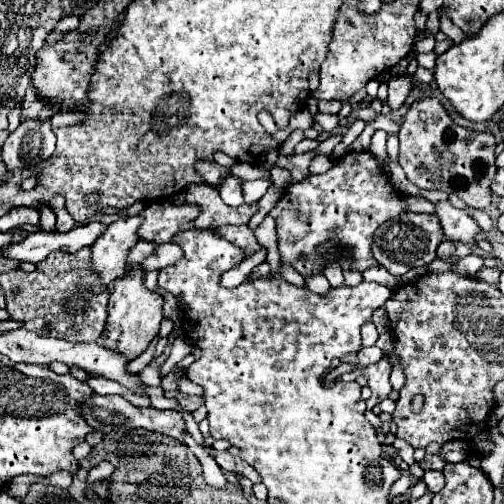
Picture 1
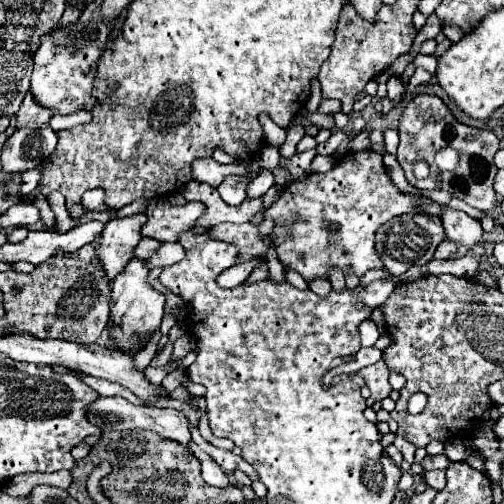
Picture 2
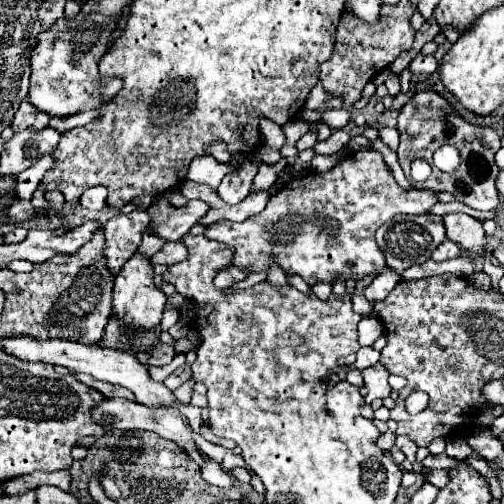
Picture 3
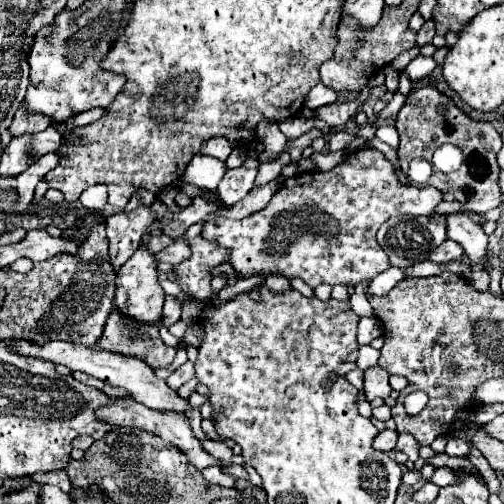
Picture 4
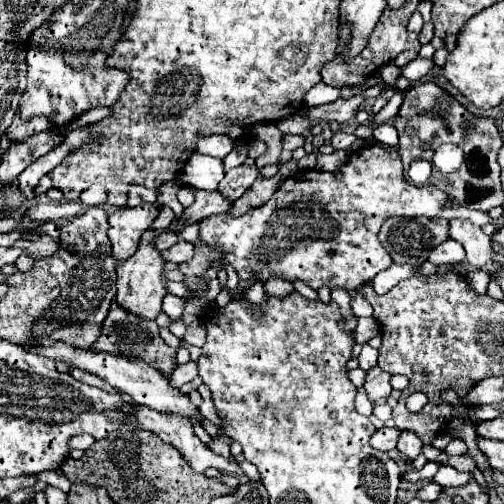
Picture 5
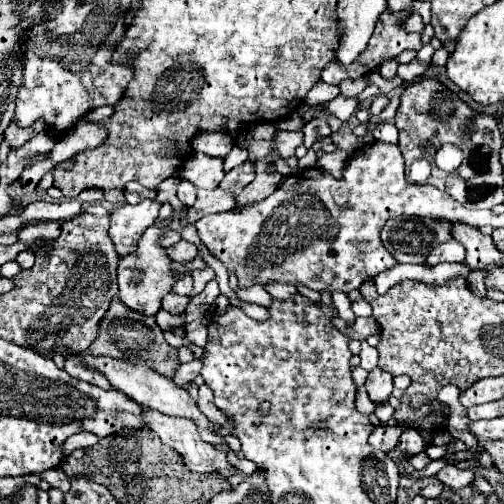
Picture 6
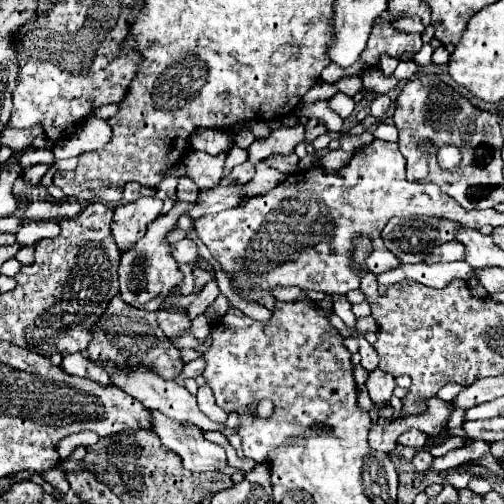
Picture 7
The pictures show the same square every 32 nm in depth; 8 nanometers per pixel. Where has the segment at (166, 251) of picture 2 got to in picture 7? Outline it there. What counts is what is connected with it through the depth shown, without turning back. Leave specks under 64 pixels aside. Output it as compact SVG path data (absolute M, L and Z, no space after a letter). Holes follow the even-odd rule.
M184 238L184 240L176 242L174 246L170 246L170 250L172 250L172 258L180 264L190 264L190 262L198 260L198 248L192 240Z

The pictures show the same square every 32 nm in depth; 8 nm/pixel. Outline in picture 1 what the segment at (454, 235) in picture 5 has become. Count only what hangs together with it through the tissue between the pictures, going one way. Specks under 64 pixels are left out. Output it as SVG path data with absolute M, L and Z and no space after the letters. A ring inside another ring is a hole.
M440 200L434 204L434 214L440 220L440 226L444 230L444 236L454 242L470 242L482 238L480 226L464 212L450 204L450 200Z

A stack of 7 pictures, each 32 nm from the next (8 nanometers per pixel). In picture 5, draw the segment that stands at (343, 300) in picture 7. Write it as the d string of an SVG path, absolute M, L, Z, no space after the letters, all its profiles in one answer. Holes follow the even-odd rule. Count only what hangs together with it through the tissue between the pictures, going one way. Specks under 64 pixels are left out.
M344 288L332 290L332 300L338 302L338 306L340 306L340 310L342 310L342 314L344 314L346 318L352 316L352 310L350 310L350 294L348 294Z

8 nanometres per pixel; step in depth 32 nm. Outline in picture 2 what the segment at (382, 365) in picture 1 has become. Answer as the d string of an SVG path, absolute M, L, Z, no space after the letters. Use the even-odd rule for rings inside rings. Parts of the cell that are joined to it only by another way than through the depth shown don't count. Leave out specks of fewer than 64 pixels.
M380 360L380 362L372 364L372 366L366 366L366 368L362 368L362 370L358 370L358 374L366 380L366 386L368 386L370 392L372 392L370 398L366 400L370 408L374 406L374 402L384 400L384 398L392 392L392 386L388 384L388 374L390 374L390 370L388 370L388 366L386 366L384 360Z

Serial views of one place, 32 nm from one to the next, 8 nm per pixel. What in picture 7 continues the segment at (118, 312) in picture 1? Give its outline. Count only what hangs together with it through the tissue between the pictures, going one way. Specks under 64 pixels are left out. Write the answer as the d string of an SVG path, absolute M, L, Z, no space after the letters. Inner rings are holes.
M178 202L170 214L160 216L158 220L154 220L146 234L136 242L136 248L132 252L122 254L120 260L120 268L118 268L118 276L120 276L120 298L134 306L134 308L142 308L148 312L156 312L162 306L162 300L174 290L174 286L184 278L182 272L176 266L176 260L172 260L170 254L170 244L166 244L166 234L176 226L178 218L182 212L188 212L192 208L192 204L188 202Z

